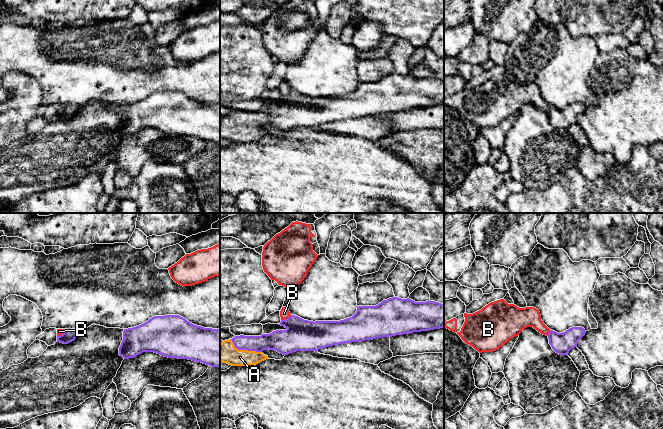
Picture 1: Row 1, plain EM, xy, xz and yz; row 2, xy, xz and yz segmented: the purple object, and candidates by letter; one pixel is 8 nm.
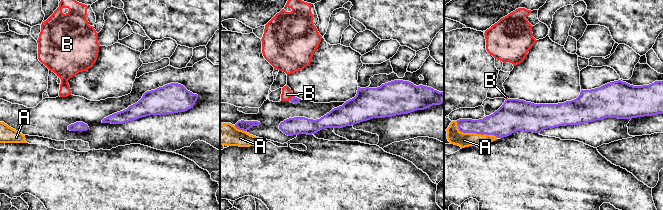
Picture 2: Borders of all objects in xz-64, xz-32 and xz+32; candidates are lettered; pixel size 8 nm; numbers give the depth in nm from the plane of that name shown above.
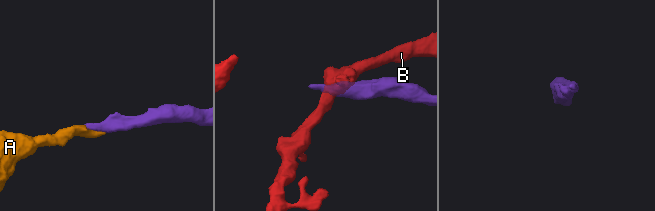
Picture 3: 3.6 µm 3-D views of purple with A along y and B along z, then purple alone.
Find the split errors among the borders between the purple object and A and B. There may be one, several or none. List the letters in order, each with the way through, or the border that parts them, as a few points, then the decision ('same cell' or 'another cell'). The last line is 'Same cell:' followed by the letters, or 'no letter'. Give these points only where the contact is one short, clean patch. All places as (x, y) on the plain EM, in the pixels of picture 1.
A: across xz (275, 117), (264, 117), (245, 125), (225, 128) | same cell
B: along xz (291, 91), (281, 96) | another cell
Same cell: A

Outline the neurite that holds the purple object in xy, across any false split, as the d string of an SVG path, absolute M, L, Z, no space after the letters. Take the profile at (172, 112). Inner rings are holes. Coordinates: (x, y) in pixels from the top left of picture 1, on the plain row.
M179 91L154 92L139 102L123 107L119 131L129 135L143 128L154 128L168 134L188 135L211 143L220 143L220 105L194 101Z

